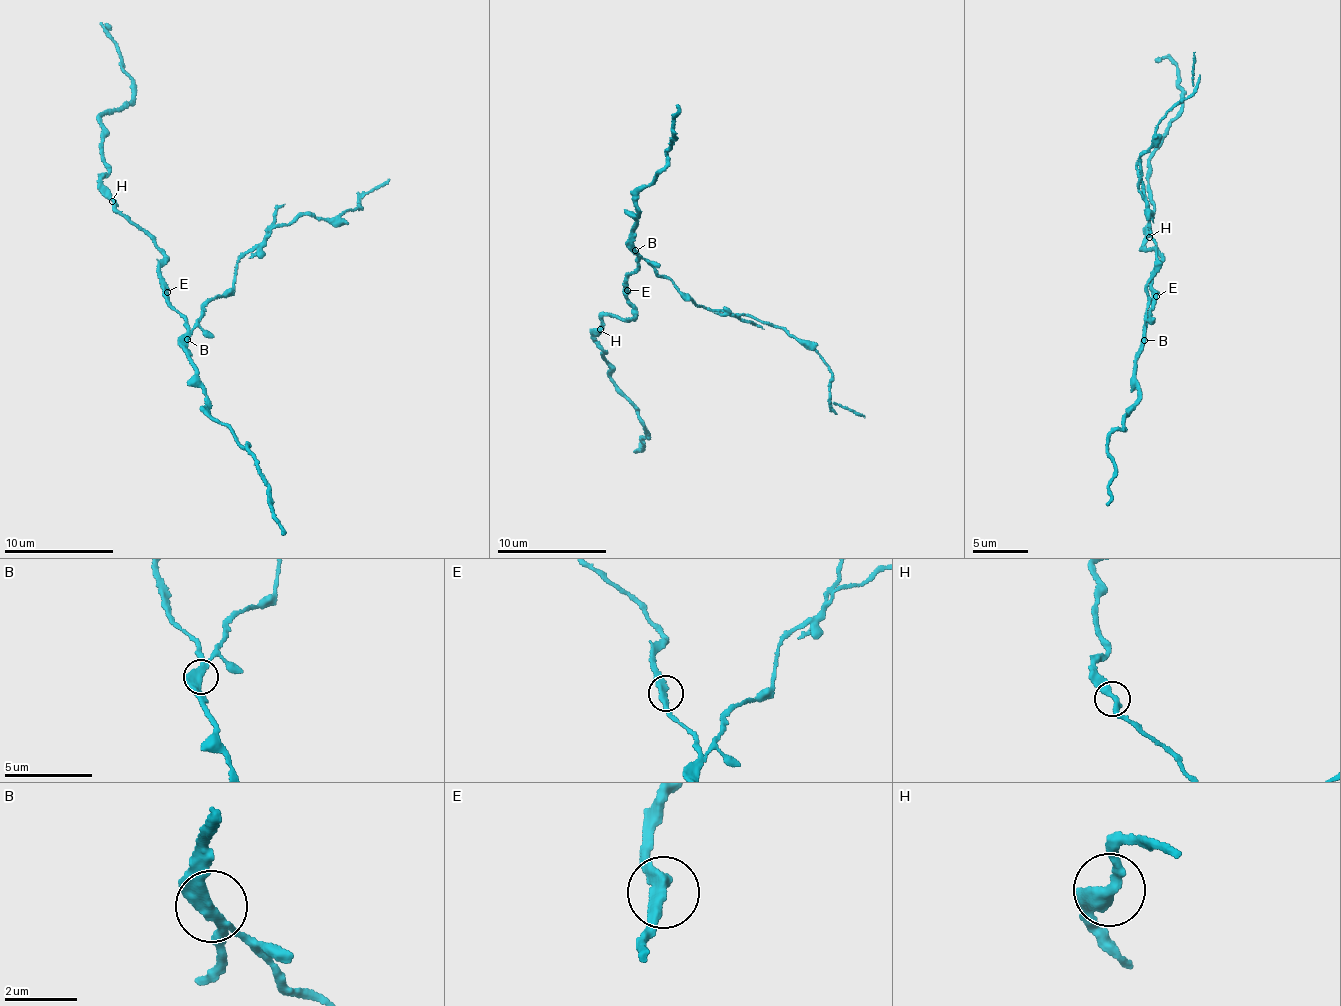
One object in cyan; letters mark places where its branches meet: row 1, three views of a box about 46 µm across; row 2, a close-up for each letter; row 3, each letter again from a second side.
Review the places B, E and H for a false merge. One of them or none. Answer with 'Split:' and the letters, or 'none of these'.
Split: B

